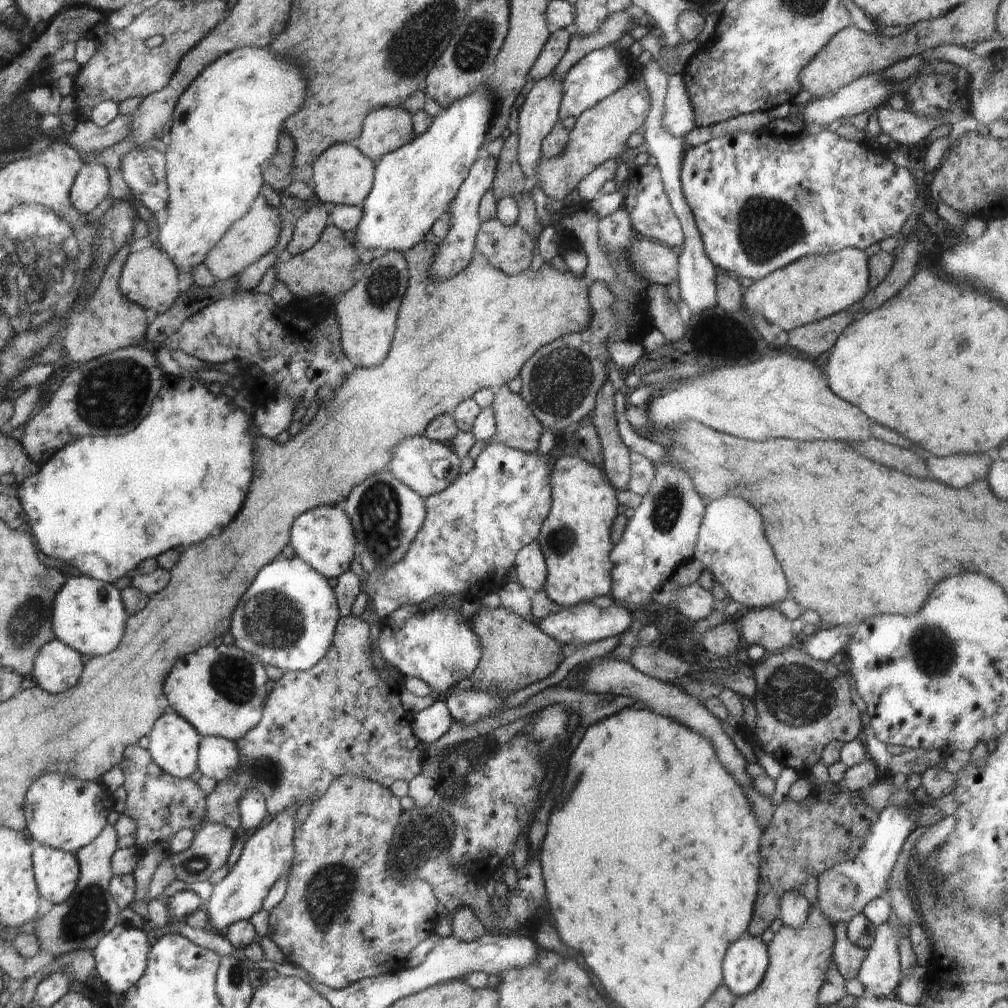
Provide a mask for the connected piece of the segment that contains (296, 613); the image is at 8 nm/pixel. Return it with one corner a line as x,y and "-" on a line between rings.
300,557
281,559
268,564
264,572
260,572
260,580
248,588
248,596
240,600
240,608
236,608
236,620
232,620
232,636
234,645
247,653
252,652
264,664
276,666
286,671
310,671
326,656
333,643
332,636
338,620
336,594
330,588
326,577
312,568

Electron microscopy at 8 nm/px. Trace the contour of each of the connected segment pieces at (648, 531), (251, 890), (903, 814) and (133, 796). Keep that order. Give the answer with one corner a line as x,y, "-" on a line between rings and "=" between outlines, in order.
624,390
614,394
614,416
620,439
630,452
645,456
655,466
655,478
642,502
634,509
634,516
627,520
620,542
613,546
609,557
612,563
610,596
627,609
644,608
652,602
652,593
659,589
677,568
693,558
699,528
705,513
706,500
694,488
689,474
667,460
666,449
656,441
643,437
628,422
625,413
=
298,806
288,807
286,811
279,812
260,826
244,843
237,863
226,873
226,876
213,885
213,893
204,908
209,916
209,927
223,933
231,924
249,918
262,908
262,902
268,890
276,884
280,876
288,876
295,860
295,846
292,846
294,832
294,814
=
894,805
886,807
865,834
863,846
856,858
837,864
819,876
816,906
823,910
833,924
842,920
849,921
855,914
862,913
868,902
880,897
884,888
887,888
889,876
900,856
902,846
919,824
919,812
915,808
912,805
904,808
=
139,745
128,746
118,766
124,774
123,786
127,792
124,813
136,821
135,846
140,852
152,847
168,848
180,829
189,828
196,832
206,823
208,794
200,788
195,778
181,779
164,772
153,761
149,750

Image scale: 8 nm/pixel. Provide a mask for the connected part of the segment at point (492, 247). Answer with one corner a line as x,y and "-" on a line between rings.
496,217
479,226
475,248
494,268
515,275
530,268
537,243
537,236
518,223
505,225

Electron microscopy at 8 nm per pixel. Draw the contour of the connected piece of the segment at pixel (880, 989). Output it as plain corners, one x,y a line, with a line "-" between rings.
889,923
877,927
872,946
867,950
857,978
868,995
874,997
893,996
901,982
899,939
904,930

